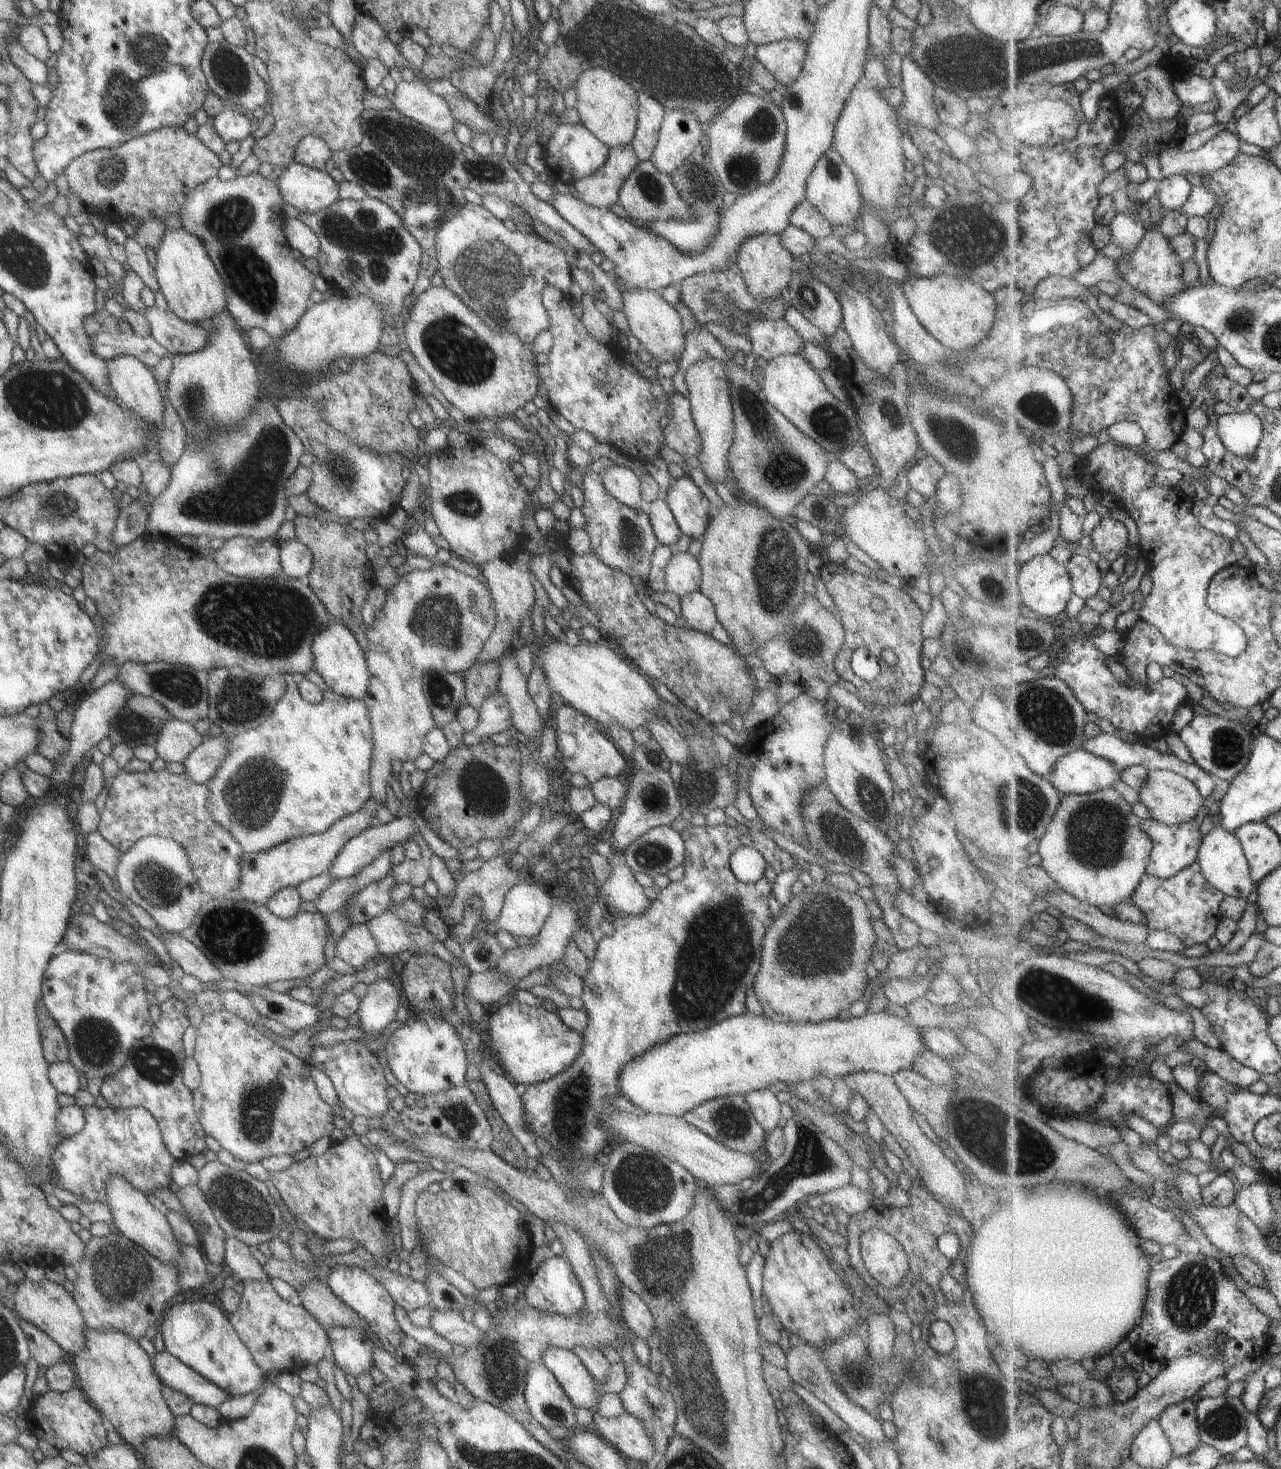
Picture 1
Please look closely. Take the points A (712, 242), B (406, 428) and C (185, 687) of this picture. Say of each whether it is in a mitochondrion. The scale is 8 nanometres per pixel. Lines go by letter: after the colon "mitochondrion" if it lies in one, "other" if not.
A: other
B: other
C: mitochondrion

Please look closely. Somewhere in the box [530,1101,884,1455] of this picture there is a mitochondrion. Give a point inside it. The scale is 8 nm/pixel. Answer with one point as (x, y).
(697, 1382)

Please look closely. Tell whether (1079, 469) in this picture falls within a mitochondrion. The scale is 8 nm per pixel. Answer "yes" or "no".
no

